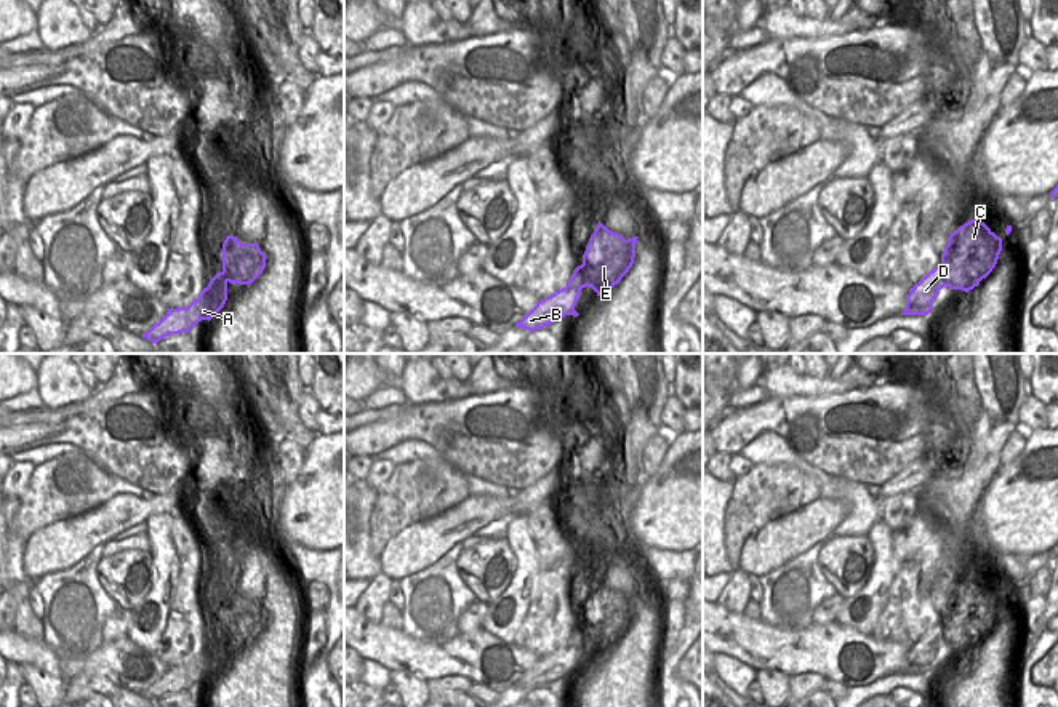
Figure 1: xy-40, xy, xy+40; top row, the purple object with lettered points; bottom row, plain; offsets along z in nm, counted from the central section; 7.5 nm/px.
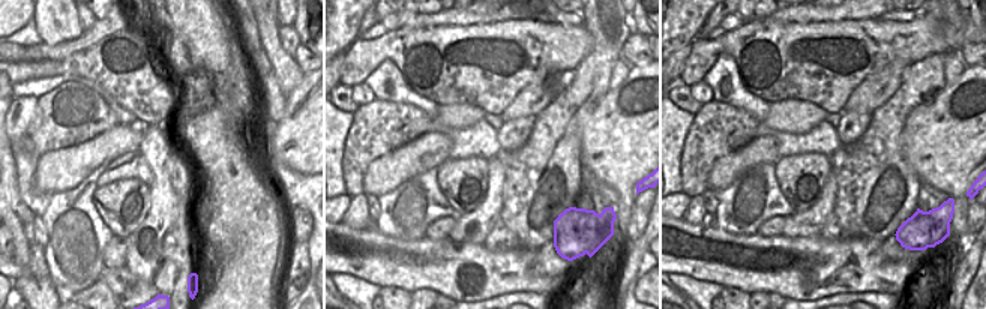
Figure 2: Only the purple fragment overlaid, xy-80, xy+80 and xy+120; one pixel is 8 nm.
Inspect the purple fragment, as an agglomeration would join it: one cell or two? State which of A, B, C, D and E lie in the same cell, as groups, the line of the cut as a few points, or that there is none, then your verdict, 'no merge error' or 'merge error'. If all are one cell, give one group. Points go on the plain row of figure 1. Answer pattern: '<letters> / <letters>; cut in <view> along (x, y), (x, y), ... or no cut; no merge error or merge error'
A B C D E; no cut; no merge error

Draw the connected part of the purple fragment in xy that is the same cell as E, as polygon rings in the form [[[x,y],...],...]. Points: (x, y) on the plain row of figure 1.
[[[600,579],[589,597],[583,613],[583,622],[573,629],[565,646],[541,657],[515,681],[515,686],[530,691],[559,680],[565,673],[578,675],[575,664],[583,646],[591,645],[597,654],[605,653],[629,630],[635,616],[639,595],[624,597],[608,589]]]

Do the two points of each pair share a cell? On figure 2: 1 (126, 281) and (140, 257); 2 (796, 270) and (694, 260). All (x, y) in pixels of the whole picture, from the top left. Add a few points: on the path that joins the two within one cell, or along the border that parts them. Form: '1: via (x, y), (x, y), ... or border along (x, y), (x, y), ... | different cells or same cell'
1: border along (126, 266), (138, 278), (152, 284) | different cells
2: via (770, 272), (719, 263) | same cell

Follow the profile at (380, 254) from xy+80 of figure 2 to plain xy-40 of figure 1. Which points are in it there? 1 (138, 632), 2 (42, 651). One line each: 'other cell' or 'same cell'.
1: other cell
2: same cell

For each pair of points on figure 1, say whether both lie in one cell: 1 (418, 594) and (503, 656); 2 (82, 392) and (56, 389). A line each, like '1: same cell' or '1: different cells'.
1: different cells
2: same cell

